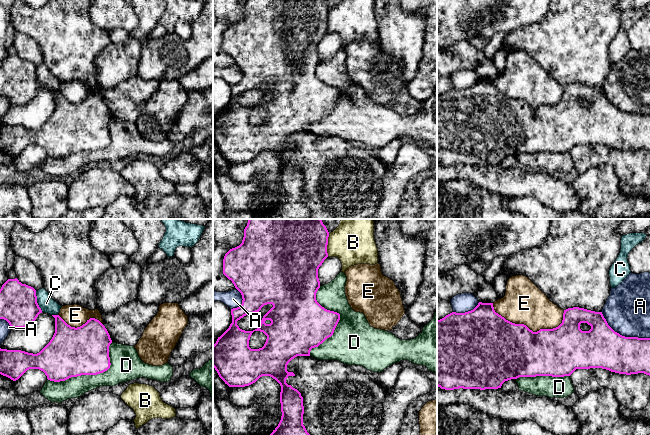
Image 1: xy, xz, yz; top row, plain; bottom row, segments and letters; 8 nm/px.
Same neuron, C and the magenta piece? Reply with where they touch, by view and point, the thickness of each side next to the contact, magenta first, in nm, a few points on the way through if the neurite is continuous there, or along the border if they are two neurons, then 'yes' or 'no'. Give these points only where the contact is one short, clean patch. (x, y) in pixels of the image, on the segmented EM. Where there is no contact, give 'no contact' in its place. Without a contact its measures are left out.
contact xy (36, 301); calibres 300 and 120 nm; no

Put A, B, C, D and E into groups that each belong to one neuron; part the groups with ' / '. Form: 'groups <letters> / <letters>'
groups A / B / C D / E

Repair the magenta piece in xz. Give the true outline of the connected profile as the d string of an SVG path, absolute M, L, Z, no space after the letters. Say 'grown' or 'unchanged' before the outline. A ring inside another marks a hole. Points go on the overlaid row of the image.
unchanged; M249 219L242 243L230 249L223 259L223 274L232 281L243 300L239 307L231 309L232 323L213 345L213 367L229 387L249 386L262 376L270 376L280 384L282 416L270 435L310 435L303 425L303 397L297 389L286 383L289 376L295 376L293 372L287 371L287 365L297 356L310 356L312 348L318 347L333 335L340 320L339 313L325 309L316 300L316 293L320 288L318 269L328 257L328 237L329 232L321 219ZM267 304L272 304L273 307L263 316L257 329L245 331L239 328L238 320L259 312ZM254 331L263 332L267 336L262 348L249 347Z

